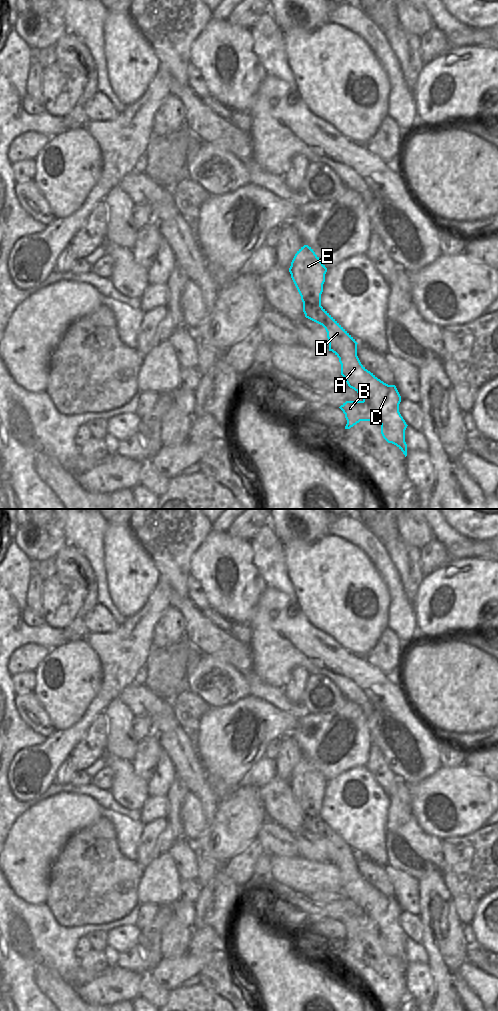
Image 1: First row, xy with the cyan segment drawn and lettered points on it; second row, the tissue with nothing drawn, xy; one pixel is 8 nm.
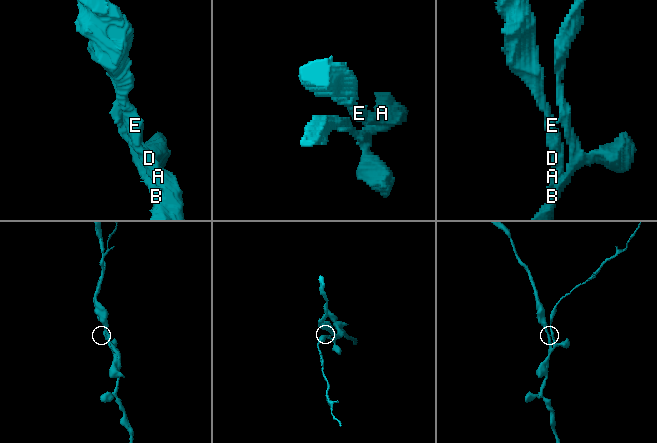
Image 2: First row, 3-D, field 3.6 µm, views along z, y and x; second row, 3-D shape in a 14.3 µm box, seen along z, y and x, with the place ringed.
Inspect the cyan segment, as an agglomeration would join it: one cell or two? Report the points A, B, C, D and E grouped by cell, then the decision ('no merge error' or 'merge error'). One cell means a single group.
A C D E / B | merge error

